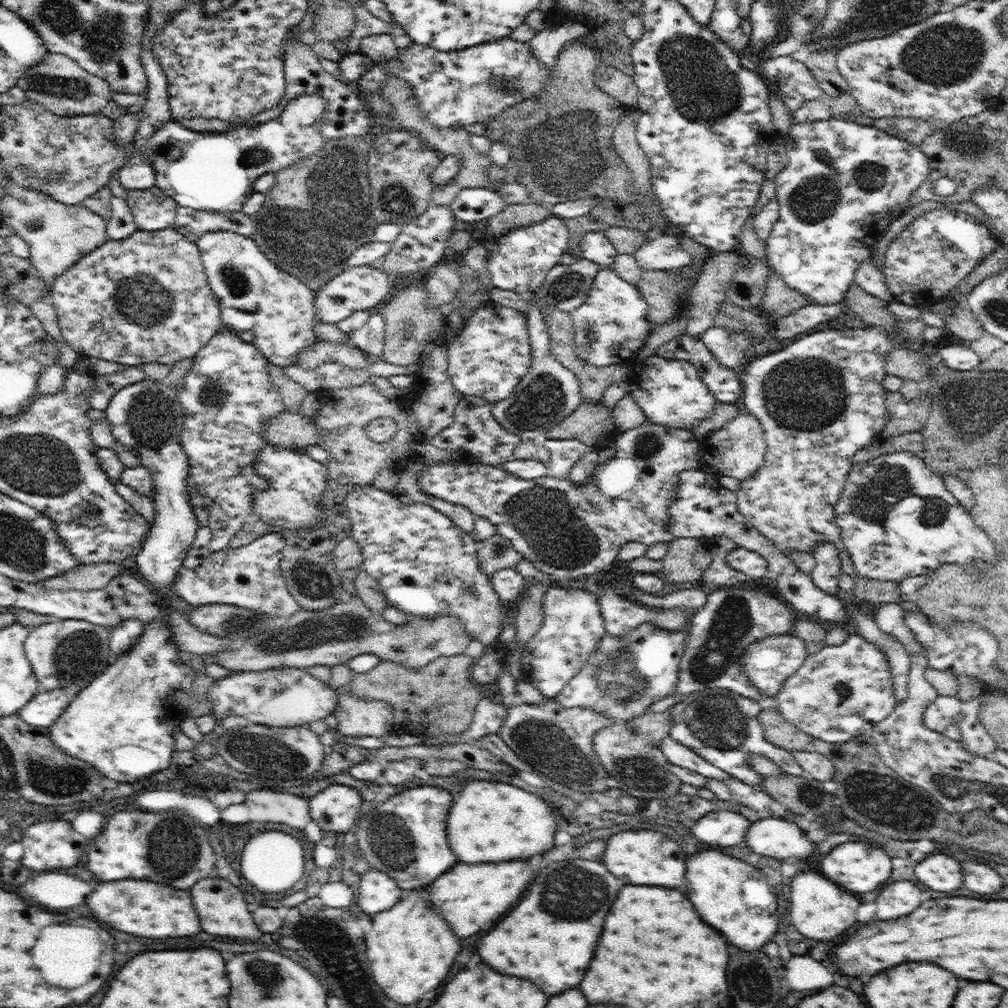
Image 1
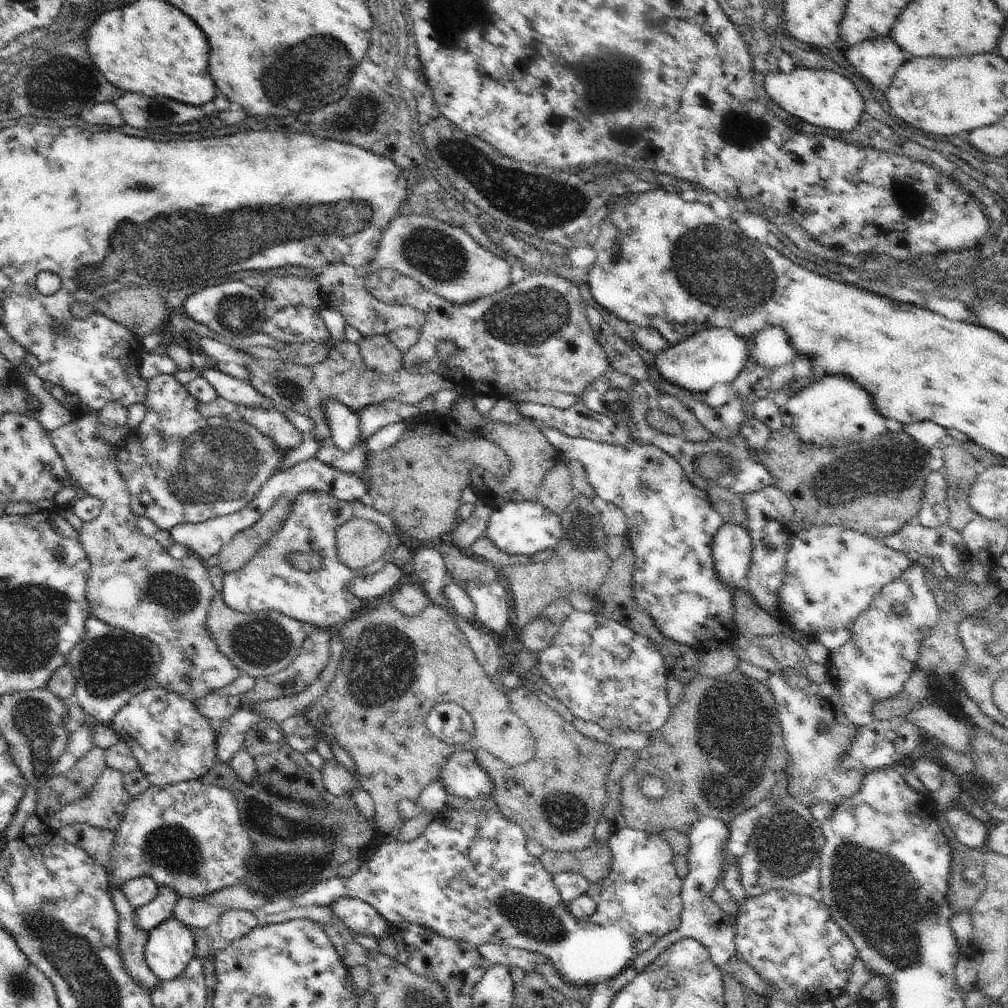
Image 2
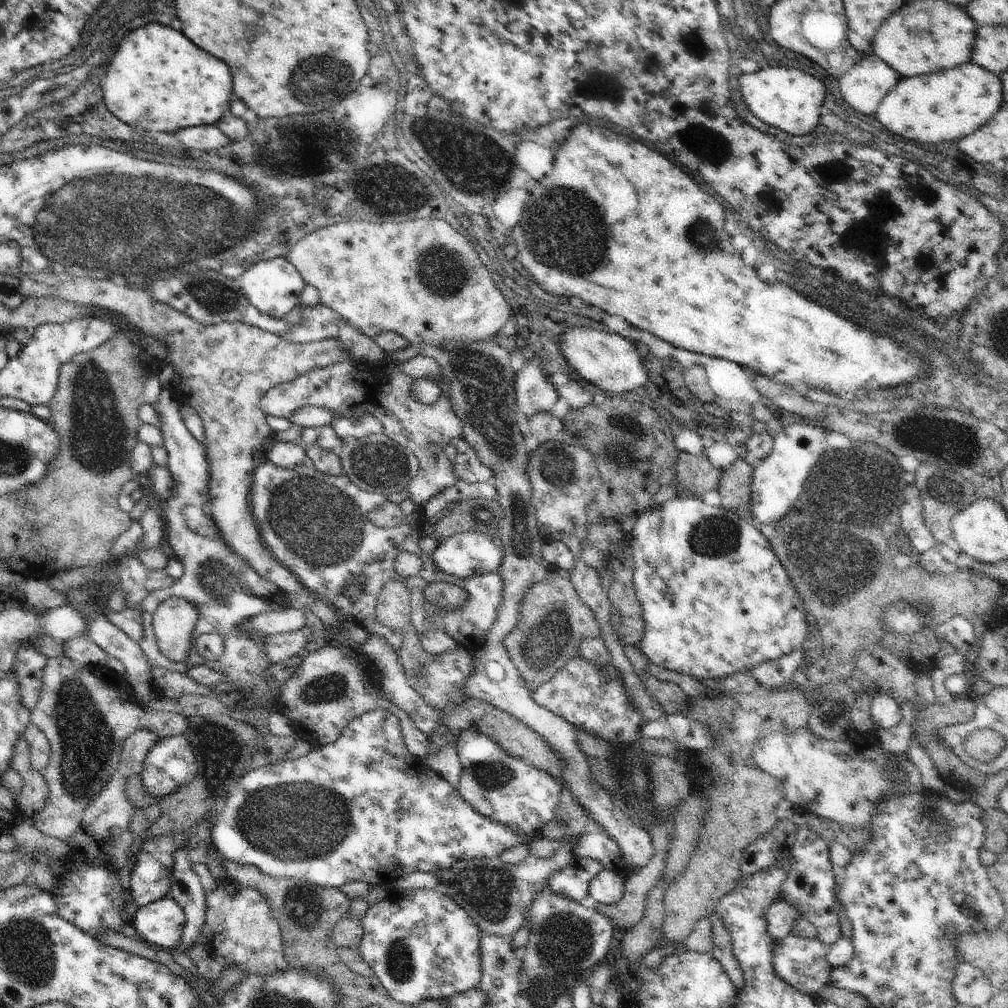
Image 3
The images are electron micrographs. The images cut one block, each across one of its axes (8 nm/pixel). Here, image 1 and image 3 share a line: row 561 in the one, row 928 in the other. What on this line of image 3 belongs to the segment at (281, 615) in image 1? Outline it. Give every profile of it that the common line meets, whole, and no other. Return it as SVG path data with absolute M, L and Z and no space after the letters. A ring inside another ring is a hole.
M225 883L216 888L207 906L206 922L198 934L198 940L190 950L185 951L204 978L214 982L230 966L242 970L243 977L272 976L288 970L280 925L260 890L241 887L239 883L228 888Z

